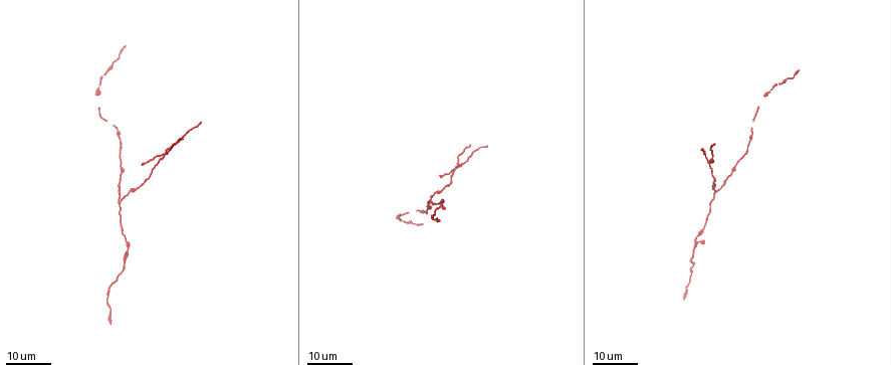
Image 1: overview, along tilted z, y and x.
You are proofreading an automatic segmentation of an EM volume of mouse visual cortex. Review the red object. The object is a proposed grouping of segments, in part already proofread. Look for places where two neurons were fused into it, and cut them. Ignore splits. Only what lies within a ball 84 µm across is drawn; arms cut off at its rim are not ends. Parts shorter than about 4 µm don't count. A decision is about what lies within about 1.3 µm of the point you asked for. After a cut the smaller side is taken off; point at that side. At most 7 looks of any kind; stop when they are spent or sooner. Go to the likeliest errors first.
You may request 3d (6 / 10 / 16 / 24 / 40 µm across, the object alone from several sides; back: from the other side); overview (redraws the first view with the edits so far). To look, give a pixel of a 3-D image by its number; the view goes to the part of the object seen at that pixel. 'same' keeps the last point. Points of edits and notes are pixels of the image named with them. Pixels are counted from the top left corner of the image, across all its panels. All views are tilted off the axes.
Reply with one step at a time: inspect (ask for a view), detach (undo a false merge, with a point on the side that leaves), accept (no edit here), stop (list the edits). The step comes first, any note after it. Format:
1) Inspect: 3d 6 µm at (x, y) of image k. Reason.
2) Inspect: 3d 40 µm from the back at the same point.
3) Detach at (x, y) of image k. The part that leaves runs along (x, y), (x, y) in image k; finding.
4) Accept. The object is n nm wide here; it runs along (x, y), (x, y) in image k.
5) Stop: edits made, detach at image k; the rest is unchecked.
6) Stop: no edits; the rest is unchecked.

Inspect: 3d 24 µm at (715, 192) of image 1. Three-way junction.

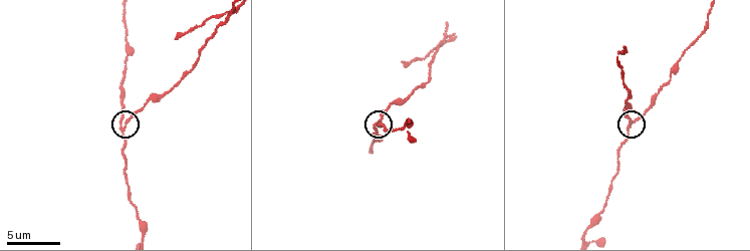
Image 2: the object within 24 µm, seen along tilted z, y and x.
Inspect: 3d 6 µm at (628, 122) of image 2.

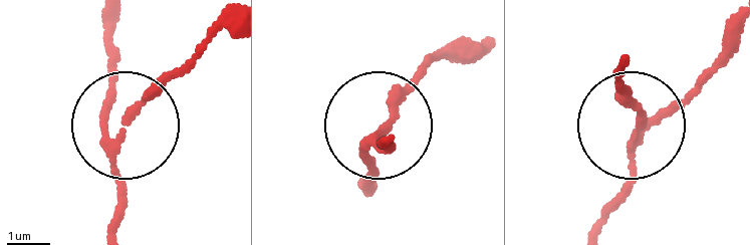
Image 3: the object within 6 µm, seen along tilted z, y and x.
Detach at (151, 94) of image 3. The part that leaves runs along (115, 146), (160, 78), (228, 32) in image 3; a second neuron is stuck on.

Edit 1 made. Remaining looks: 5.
Inspect: 3d 24 µm at (114, 63) of image 1. Sudden change in width.

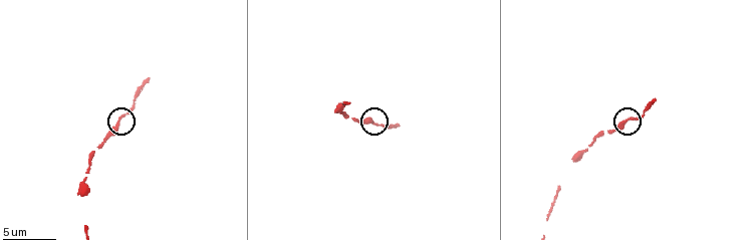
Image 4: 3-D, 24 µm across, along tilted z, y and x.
Inspect: 3d 10 µm at (118, 124) of image 4.

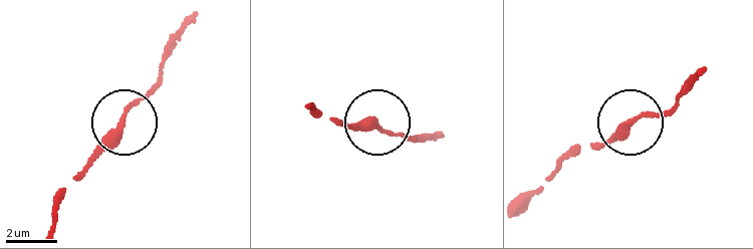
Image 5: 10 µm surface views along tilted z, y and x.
Accept. Continuous, no second neuron.

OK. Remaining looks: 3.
Inspect: 3d 10 µm at (584, 233) of image 2. A narrow waist.

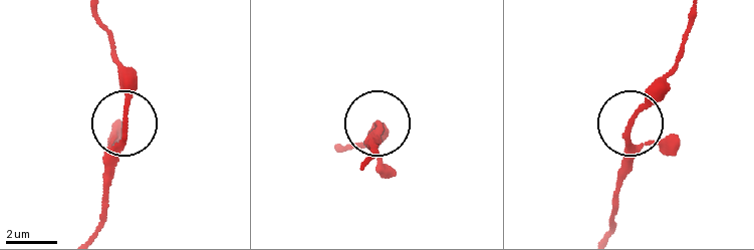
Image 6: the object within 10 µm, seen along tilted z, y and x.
Inspect: 3d 10 µm from the back at (633, 120) of image 6.

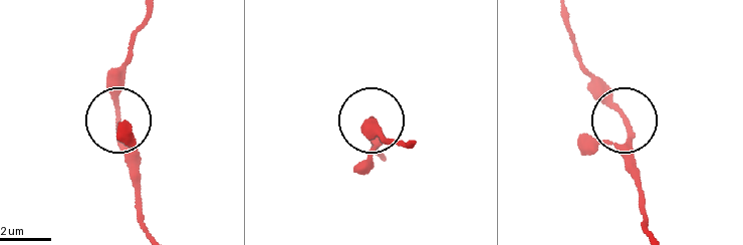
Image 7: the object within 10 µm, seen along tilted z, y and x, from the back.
Accept. It runs along (561, 10), (578, 61), (627, 126), (630, 173) in image 7; continuous, no second neuron.

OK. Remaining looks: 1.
Stop: edits made, detach at image 3; the rest is unchecked.

